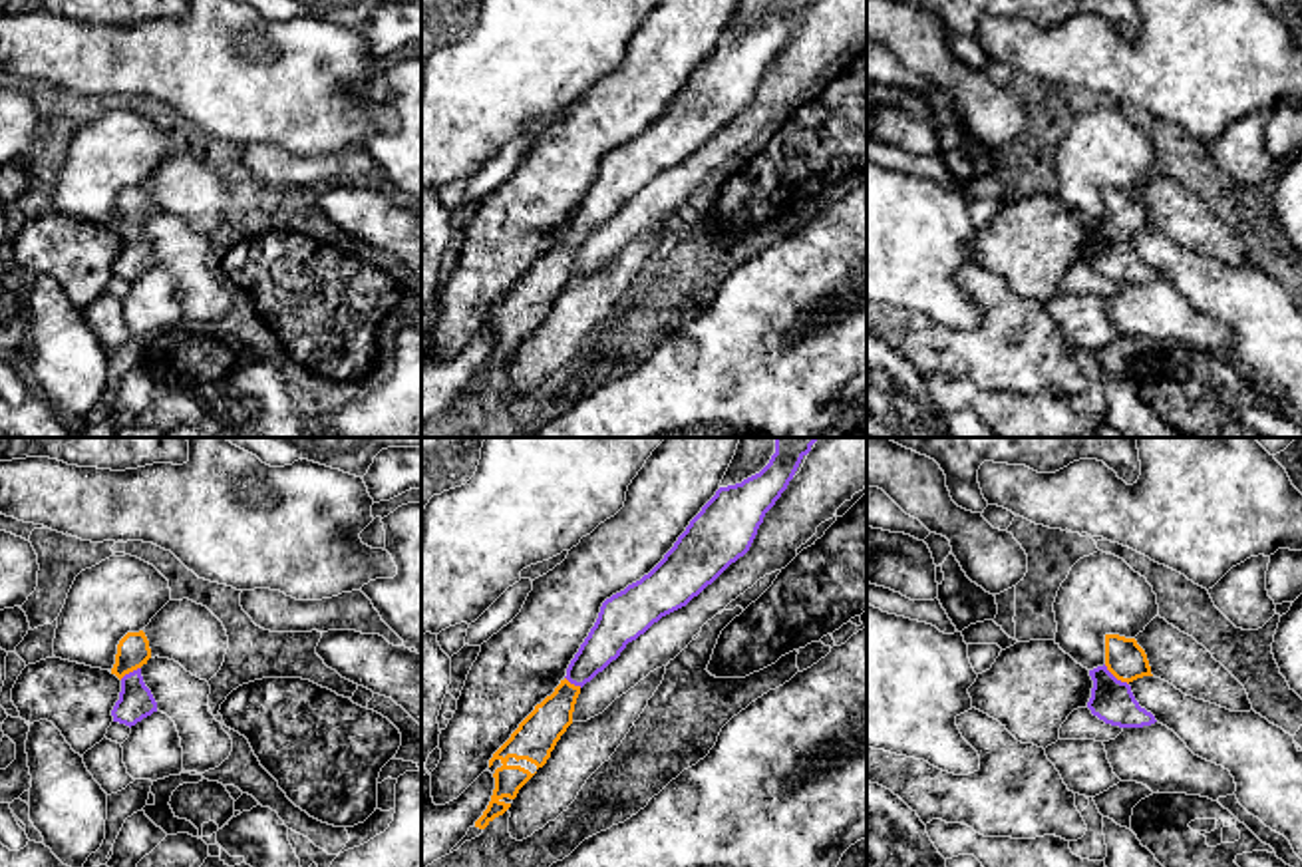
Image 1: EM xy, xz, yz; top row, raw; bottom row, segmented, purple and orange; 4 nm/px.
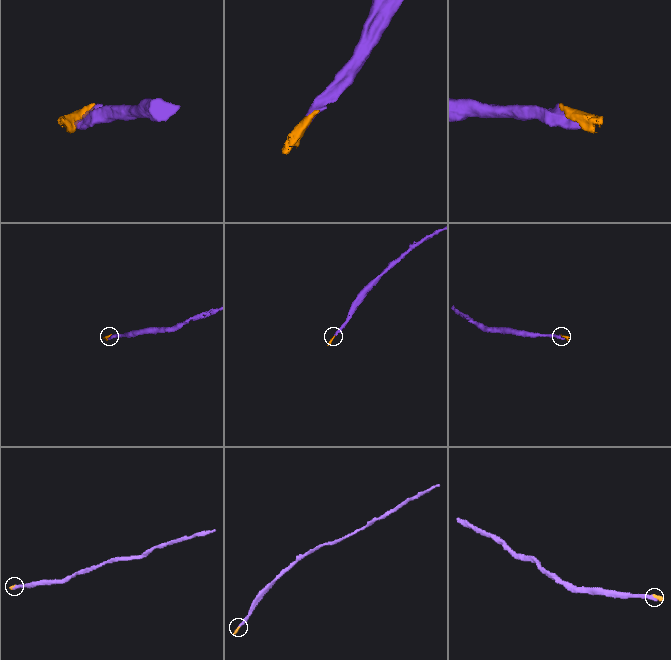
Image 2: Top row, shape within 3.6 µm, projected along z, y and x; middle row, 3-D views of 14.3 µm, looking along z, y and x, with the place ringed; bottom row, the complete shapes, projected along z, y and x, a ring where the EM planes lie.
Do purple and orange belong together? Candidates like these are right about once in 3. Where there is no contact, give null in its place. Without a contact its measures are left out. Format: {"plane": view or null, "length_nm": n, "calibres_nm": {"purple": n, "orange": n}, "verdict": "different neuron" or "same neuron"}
{"plane": "yz", "length_nm": 130, "calibres_nm": {"purple": 180, "orange": 160}, "verdict": "same neuron"}

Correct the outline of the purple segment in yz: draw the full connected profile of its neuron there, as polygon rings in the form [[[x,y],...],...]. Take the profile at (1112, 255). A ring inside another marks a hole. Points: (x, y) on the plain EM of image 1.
[[[1105,189],[1105,219],[1089,225],[1093,235],[1087,262],[1105,278],[1119,282],[1143,282],[1155,278],[1155,270],[1139,260],[1131,237],[1153,231],[1145,205],[1135,193]]]

